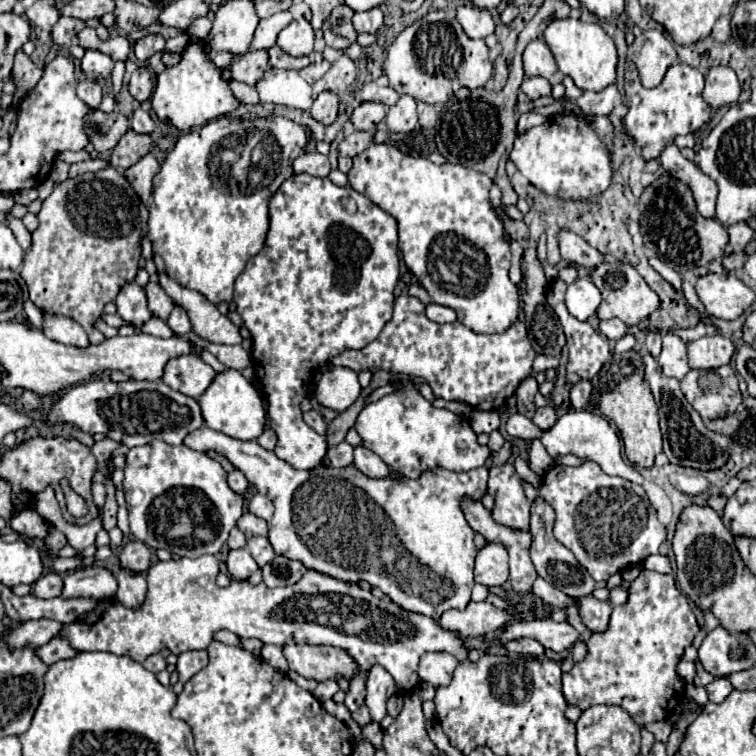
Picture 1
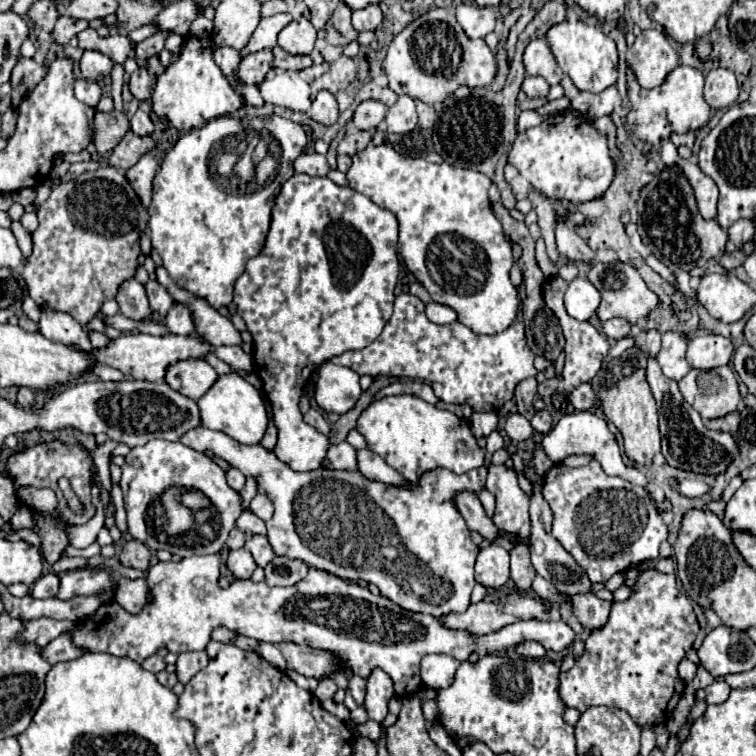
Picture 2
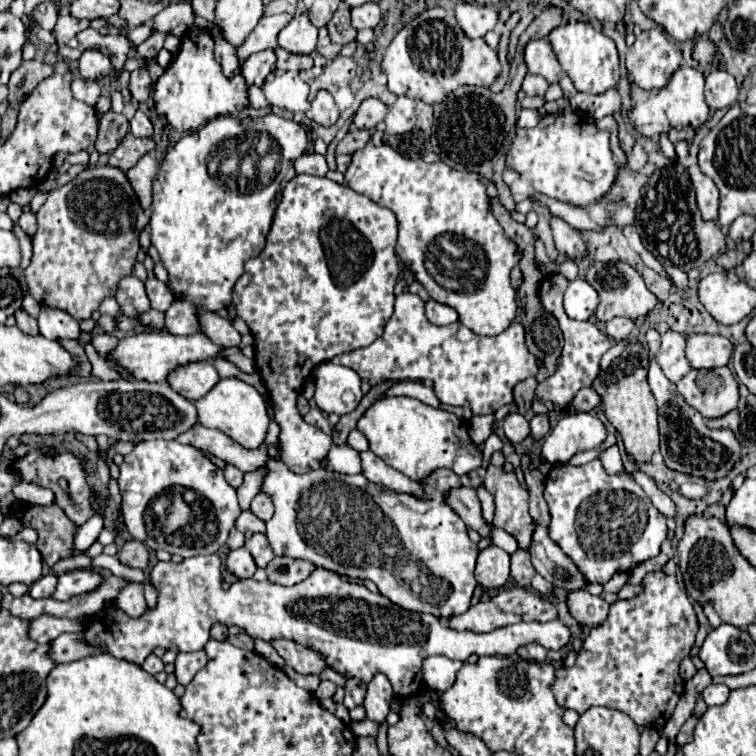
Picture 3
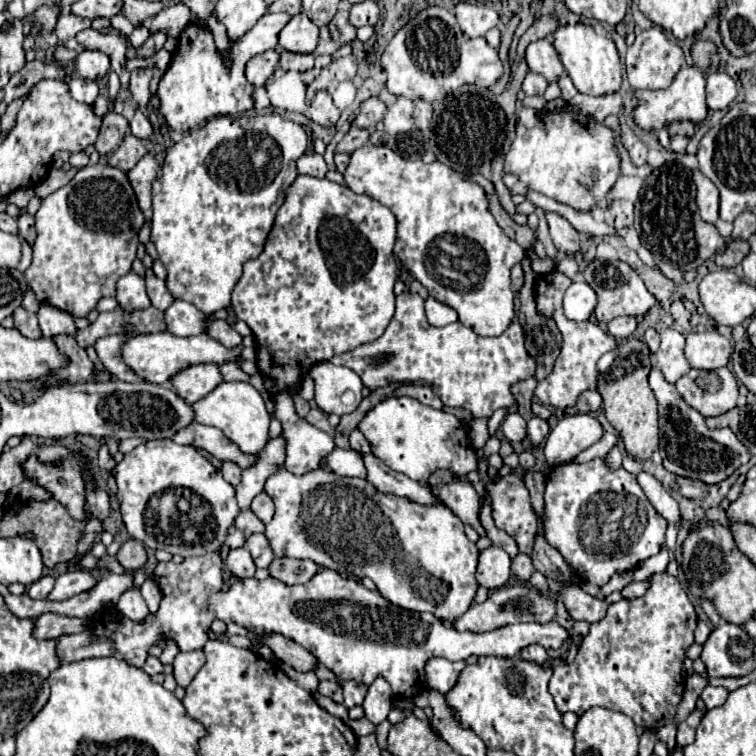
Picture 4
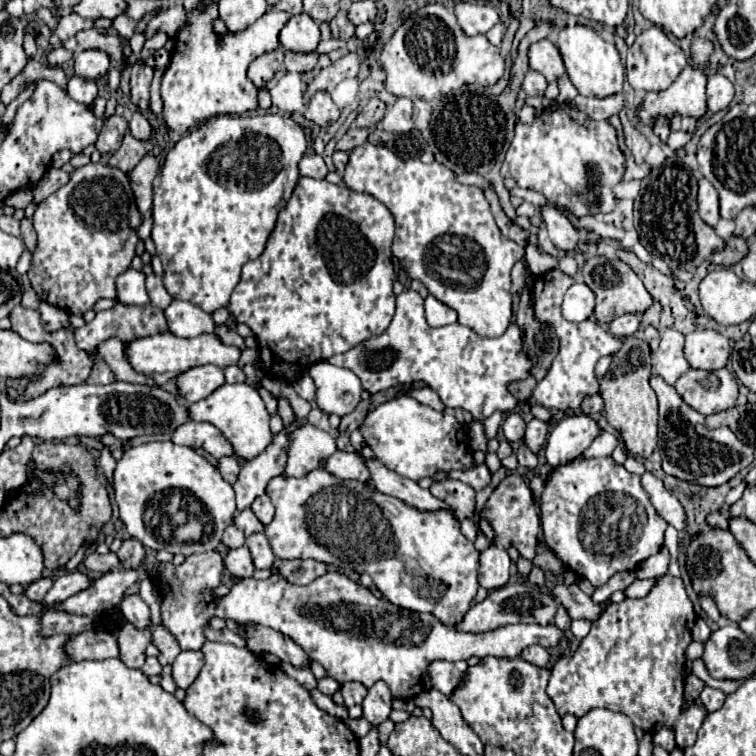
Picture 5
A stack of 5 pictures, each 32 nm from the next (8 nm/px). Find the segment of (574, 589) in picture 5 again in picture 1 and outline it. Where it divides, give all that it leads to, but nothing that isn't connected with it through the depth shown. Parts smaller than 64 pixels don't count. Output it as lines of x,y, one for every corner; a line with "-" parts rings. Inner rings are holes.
584,596
578,598
578,610
584,624
592,632
604,632
604,628
608,628
608,616
612,612
612,606
608,602
600,602
594,596

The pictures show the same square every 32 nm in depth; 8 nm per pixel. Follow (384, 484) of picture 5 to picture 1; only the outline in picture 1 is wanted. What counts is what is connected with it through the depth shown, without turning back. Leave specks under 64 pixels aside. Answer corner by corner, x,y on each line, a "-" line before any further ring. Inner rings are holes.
354,446
354,466
362,470
366,476
372,478
386,478
386,476
396,476
382,460
376,456
372,450
364,446

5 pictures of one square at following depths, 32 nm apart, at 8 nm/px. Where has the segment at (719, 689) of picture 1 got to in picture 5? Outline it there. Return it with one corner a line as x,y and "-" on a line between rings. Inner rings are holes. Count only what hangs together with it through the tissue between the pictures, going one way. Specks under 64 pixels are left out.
706,686
706,688
702,690
702,694
700,694
700,700
702,700
702,704
706,706
708,712
714,712
714,710
718,710
718,708
724,704
726,694
720,692
718,688
708,688
708,686

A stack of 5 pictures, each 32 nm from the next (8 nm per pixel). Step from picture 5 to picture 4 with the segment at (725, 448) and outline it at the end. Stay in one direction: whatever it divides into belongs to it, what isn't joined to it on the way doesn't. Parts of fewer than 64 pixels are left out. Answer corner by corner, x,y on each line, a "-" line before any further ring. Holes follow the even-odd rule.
652,366
648,382
658,400
660,454
664,458
666,470
680,474
680,476
702,480
706,484
716,484
716,482
722,482
724,478
728,478
738,466
742,466
744,462
750,460
748,448
736,438
736,434
730,428
710,430
704,424
704,416
700,416
700,412
696,412
692,406
688,406
684,402
684,398
678,394
676,386
668,384
664,380
664,374
656,366

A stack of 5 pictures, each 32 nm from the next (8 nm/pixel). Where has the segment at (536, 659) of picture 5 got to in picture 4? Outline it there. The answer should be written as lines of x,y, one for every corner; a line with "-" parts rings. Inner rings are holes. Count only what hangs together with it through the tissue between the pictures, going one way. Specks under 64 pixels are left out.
530,644
528,648
522,648
520,650
520,658
524,660
530,660
530,662
536,662
536,664
544,664
548,654
544,648
540,648
540,644

